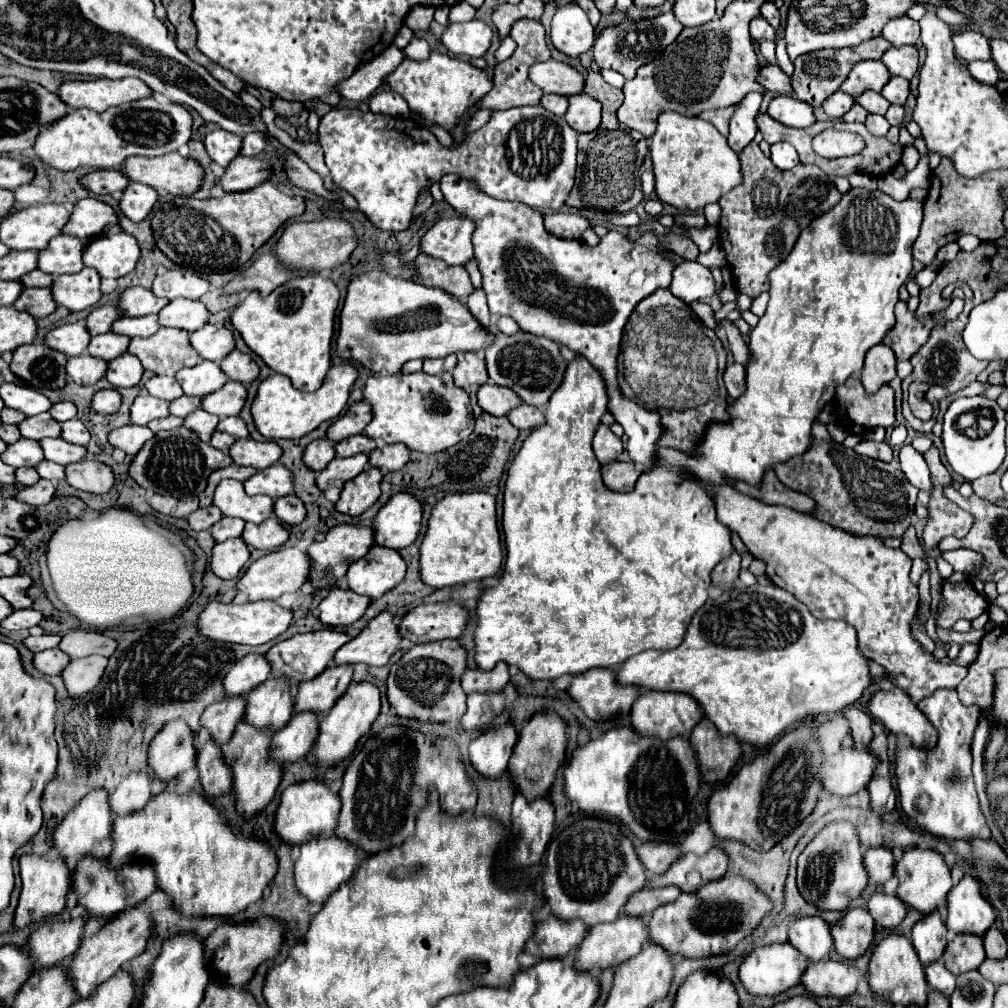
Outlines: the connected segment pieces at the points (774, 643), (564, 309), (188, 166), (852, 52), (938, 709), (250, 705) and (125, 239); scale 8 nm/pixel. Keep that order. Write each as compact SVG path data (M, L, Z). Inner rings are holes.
M738 584L736 588L728 588L724 590L718 598L714 600L708 600L690 620L688 628L686 628L686 634L684 634L684 640L678 648L670 650L670 652L642 652L638 656L632 656L630 660L626 660L618 670L616 670L616 682L620 686L638 686L638 688L648 688L648 690L662 690L662 692L684 692L688 696L692 696L704 716L718 728L718 732L722 736L736 736L738 742L742 744L752 744L756 748L764 748L768 744L772 744L780 734L786 732L786 728L790 728L794 722L806 718L806 716L812 716L812 714L832 714L832 712L840 712L844 710L846 706L854 704L862 692L868 688L870 684L870 676L868 676L868 660L858 652L858 644L856 644L856 632L850 624L846 622L834 622L834 620L816 620L808 608L798 602L794 596L790 596L790 592L774 586L774 584L766 584L766 586L742 586Z
M446 174L440 180L440 190L446 198L446 202L460 214L470 220L474 220L476 230L472 234L474 244L474 258L478 262L478 268L482 272L484 292L488 298L490 312L496 316L510 316L518 322L518 326L524 332L530 332L534 336L544 336L548 340L554 340L558 344L568 346L572 352L582 354L602 376L608 392L608 412L614 416L614 420L624 428L628 436L628 454L630 458L640 464L644 470L650 470L656 460L656 446L660 436L664 434L664 426L660 422L660 412L650 410L638 402L626 400L618 386L618 364L616 358L620 354L620 340L622 330L632 314L634 306L650 296L658 288L668 288L670 276L672 276L672 262L662 258L658 254L658 236L644 234L638 240L624 238L620 232L610 230L606 236L600 238L598 246L588 246L580 240L564 240L554 234L550 234L544 228L544 214L540 210L534 210L526 204L508 202L508 200L496 200L488 194L480 192L478 184L472 180L466 180L458 174Z
M178 152L156 156L154 160L142 160L142 156L130 156L124 160L124 176L130 182L142 182L158 192L176 196L192 196L200 190L204 170L198 162L182 158Z
M882 36L872 38L862 42L860 46L854 48L838 48L838 50L818 50L806 56L800 56L796 60L796 72L792 76L792 88L794 88L794 96L802 102L808 102L812 108L820 108L822 102L834 94L842 82L846 80L848 72L852 70L852 66L860 60L880 60L880 56L890 48L890 42L886 42Z
M940 688L918 702L918 710L926 714L938 730L938 744L930 750L914 746L896 750L896 786L906 816L934 836L948 840L990 838L990 828L978 804L970 768L970 744L980 718L980 708L964 706L956 690Z
M268 678L246 696L244 722L258 728L278 732L286 726L294 712L294 690L286 680Z
M118 232L112 236L94 238L86 248L82 262L84 266L96 268L100 278L120 278L134 270L140 258L140 248L134 236Z

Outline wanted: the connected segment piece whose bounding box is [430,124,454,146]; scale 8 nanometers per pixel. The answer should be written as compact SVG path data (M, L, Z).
M430 124L430 132L440 140L440 144L446 144L446 146L450 146L452 142L454 142L454 138L450 136L450 132L446 130L446 128L442 128L442 126L438 126L438 124Z

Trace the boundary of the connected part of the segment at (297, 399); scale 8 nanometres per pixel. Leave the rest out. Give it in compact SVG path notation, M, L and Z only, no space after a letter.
M336 364L328 370L324 384L316 392L300 392L296 390L290 380L282 374L272 374L268 376L256 392L256 398L252 400L252 418L256 424L256 430L268 438L268 440L278 440L278 438L302 438L304 434L312 432L318 428L322 422L336 418L342 408L348 402L350 386L356 380L356 368L352 364Z

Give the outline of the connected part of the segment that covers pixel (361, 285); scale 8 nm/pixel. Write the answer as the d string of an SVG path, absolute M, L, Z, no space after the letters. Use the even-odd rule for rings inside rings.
M372 270L364 272L350 280L346 300L340 312L340 328L338 328L338 340L336 340L336 354L344 362L362 364L364 368L372 372L388 372L388 374L402 374L402 366L414 358L442 358L448 354L454 354L458 350L464 352L476 352L490 346L494 340L492 332L486 332L474 316L470 316L470 310L454 300L454 296L426 288L414 280L404 280L390 276L384 270Z

